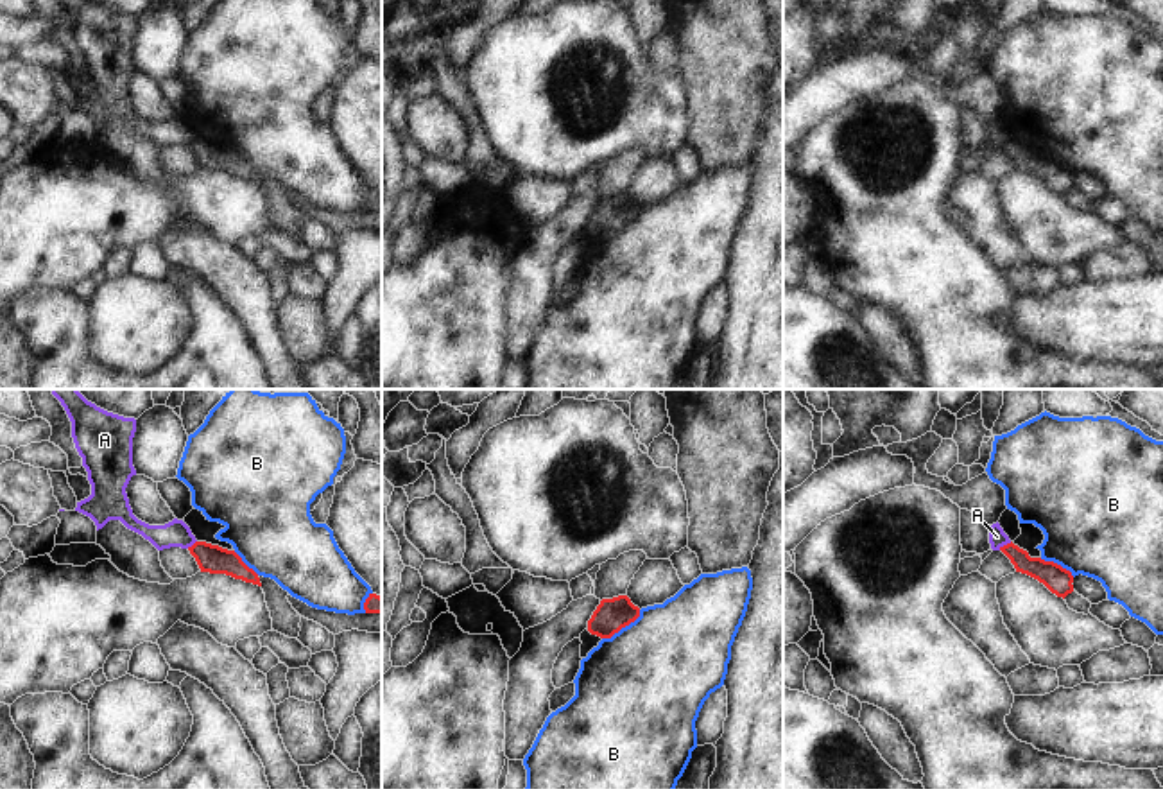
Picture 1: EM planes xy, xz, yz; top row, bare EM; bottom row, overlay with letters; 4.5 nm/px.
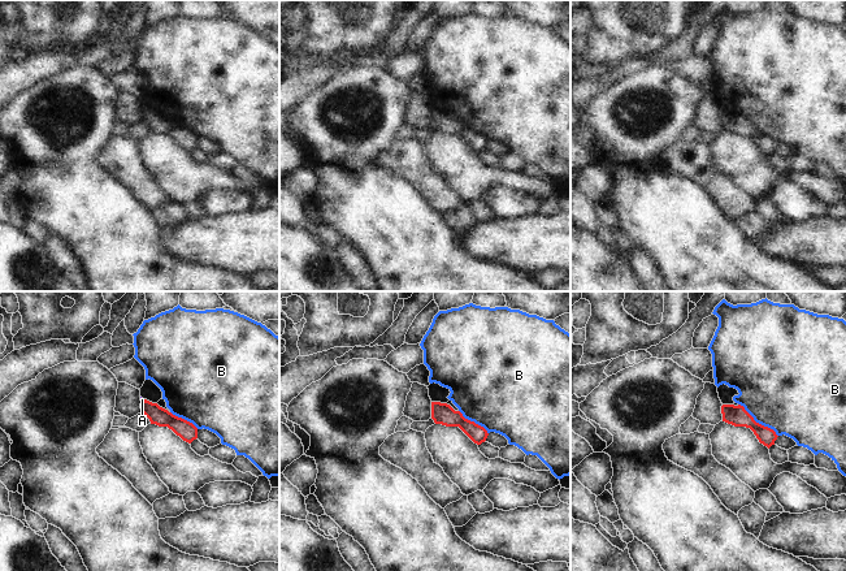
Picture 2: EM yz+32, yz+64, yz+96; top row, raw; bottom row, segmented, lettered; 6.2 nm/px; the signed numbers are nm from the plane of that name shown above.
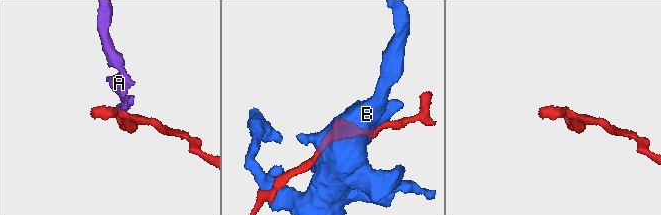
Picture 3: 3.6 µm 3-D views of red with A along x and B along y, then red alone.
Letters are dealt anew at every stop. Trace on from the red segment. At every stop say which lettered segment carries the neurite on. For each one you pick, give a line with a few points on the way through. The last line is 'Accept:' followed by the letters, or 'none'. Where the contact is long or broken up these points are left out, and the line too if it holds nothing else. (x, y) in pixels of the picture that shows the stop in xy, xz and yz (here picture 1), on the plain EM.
Accept: none

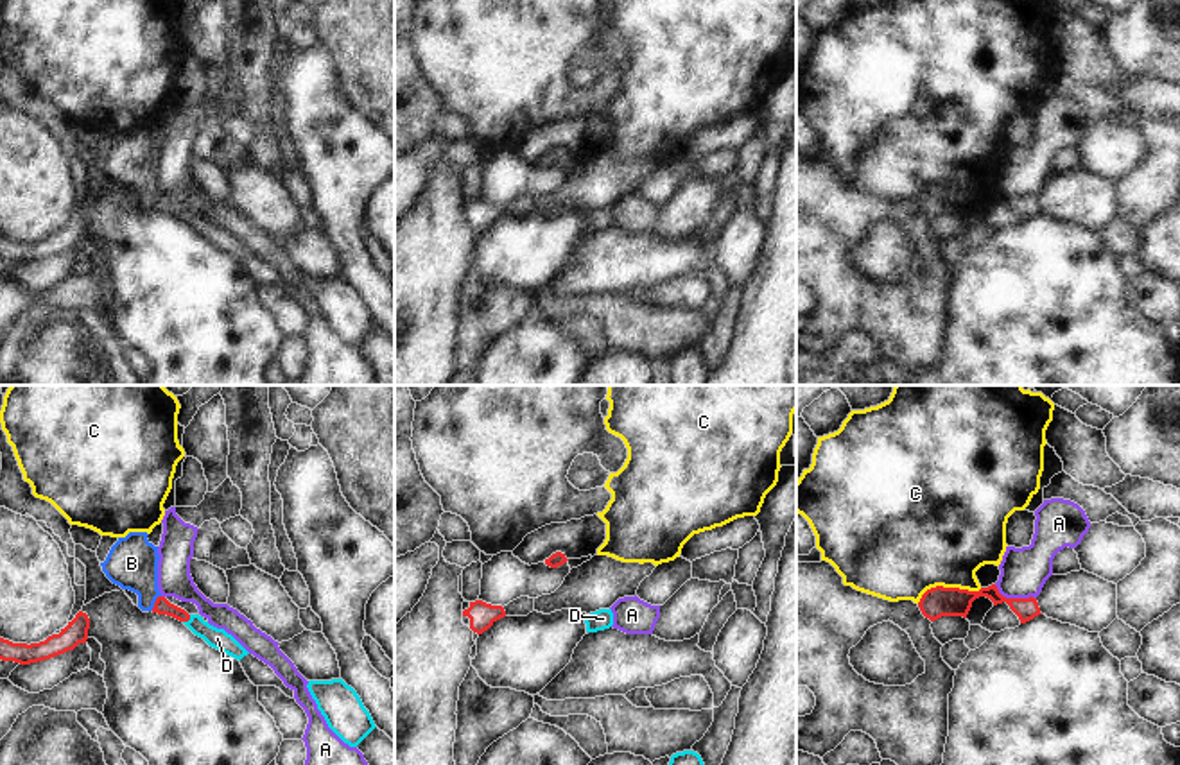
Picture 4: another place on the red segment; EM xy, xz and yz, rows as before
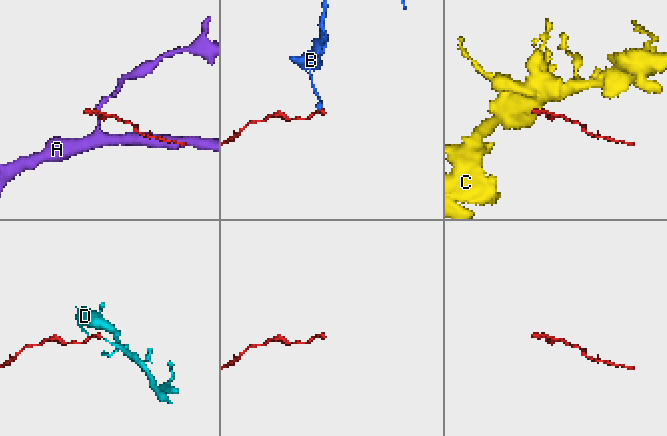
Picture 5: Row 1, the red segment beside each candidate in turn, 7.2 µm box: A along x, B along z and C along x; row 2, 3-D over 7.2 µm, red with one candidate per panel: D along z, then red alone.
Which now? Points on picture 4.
D: across xy (162, 205), (187, 219), (217, 237)
Accept: D

